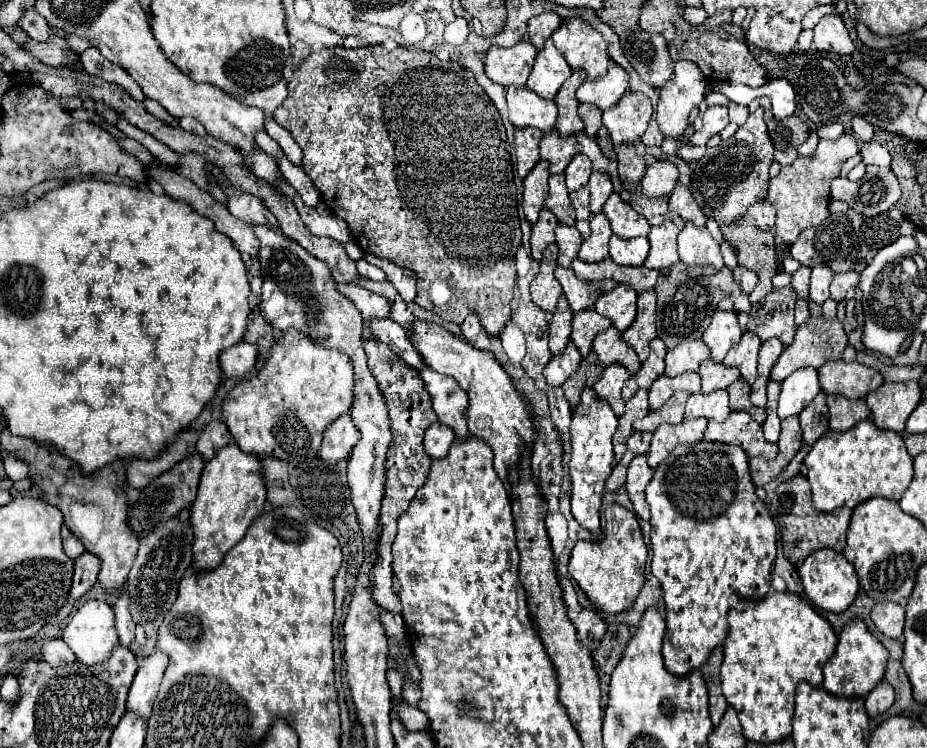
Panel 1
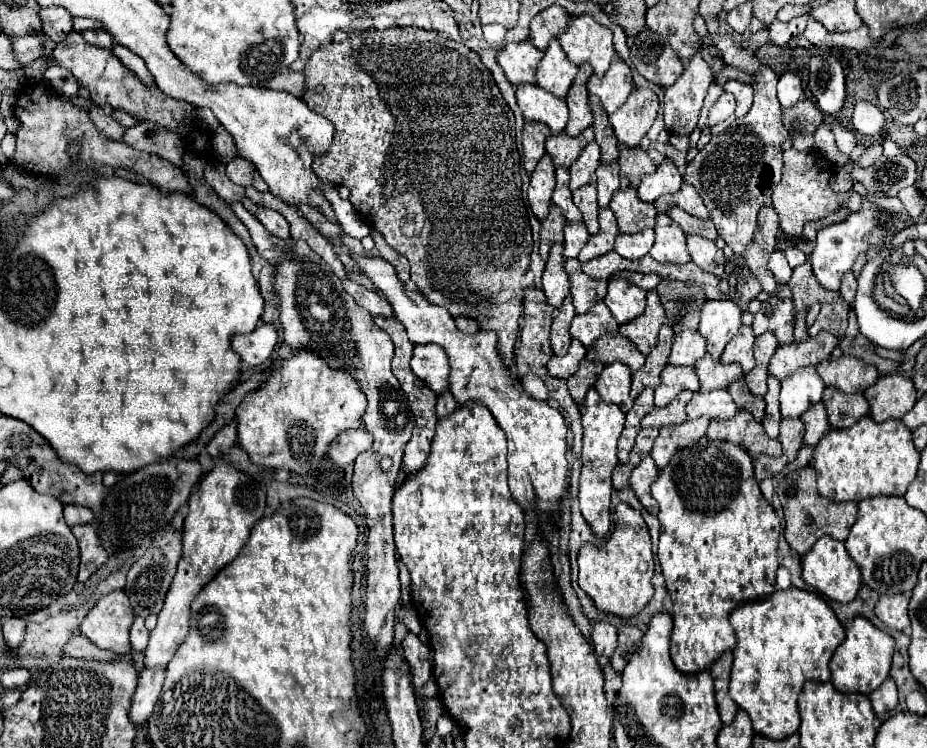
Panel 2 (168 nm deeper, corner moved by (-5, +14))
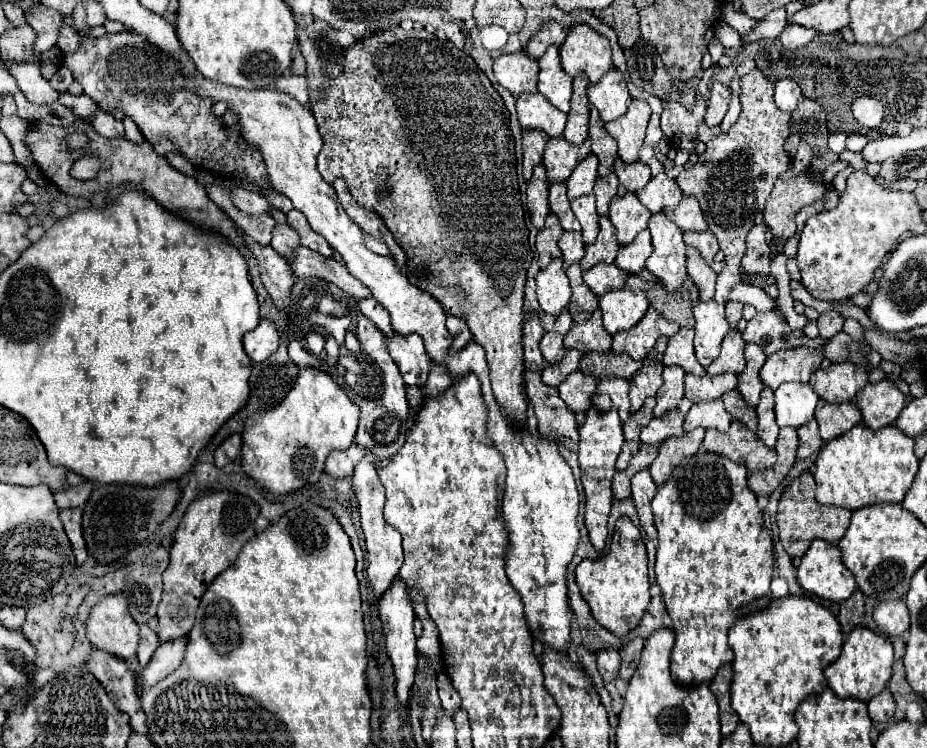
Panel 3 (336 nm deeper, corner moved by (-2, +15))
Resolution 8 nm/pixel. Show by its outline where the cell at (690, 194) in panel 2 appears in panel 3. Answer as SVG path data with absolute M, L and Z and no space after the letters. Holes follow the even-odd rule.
M683 196L679 208L665 212L669 216L671 222L675 222L683 232L695 230L695 232L703 232L707 230L707 222L703 218L703 212L699 208L699 202L693 196Z

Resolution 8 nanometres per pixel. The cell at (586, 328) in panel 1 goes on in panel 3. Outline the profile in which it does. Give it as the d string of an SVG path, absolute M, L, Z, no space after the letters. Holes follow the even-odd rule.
M597 308L593 316L583 322L575 324L571 332L565 336L563 346L567 350L579 350L579 352L607 352L611 350L611 334L603 328L601 322L601 310Z

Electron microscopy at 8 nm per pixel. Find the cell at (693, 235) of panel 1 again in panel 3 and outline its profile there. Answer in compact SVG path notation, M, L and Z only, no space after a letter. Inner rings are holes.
M691 246L687 248L687 274L695 282L695 286L699 290L699 298L703 302L711 300L715 294L717 274L711 270L709 264L705 264L705 260L699 256L699 252L695 252L695 248L691 248Z

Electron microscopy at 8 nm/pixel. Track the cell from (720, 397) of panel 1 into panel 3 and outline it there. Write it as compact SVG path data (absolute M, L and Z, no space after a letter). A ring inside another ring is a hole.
M711 400L711 402L695 402L685 416L685 432L691 432L695 428L713 428L719 432L727 432L731 424L731 418L727 416L723 402L721 400Z

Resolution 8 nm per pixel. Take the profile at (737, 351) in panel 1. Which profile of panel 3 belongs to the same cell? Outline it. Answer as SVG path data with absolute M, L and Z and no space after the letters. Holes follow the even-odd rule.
M729 330L729 334L723 338L721 354L707 368L707 376L717 376L717 374L725 374L725 372L741 374L743 368L745 368L743 348L745 348L745 342L741 338L741 332L739 330Z

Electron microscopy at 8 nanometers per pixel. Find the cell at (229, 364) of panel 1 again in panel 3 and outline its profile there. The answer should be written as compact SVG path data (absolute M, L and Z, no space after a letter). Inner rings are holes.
M261 320L255 330L245 334L243 346L255 364L267 360L279 348L279 332L275 324L271 320Z

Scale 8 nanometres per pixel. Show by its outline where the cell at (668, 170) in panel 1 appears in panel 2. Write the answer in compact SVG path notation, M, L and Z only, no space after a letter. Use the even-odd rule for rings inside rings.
M664 159L654 173L642 177L642 183L638 187L638 197L642 201L654 203L660 195L664 193L676 193L682 187L682 175L678 173L678 167L670 161Z

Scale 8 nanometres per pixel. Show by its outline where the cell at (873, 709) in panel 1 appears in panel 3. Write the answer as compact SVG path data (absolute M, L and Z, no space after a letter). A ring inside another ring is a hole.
M883 690L879 696L869 700L867 706L869 706L871 720L877 722L877 724L885 724L885 722L889 722L893 718L895 700L891 700L891 692L887 692L887 690Z

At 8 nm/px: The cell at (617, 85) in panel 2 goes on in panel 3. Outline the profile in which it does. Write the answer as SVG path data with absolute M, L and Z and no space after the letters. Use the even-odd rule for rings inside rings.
M611 68L611 72L607 72L599 80L599 84L587 88L587 98L599 110L599 118L603 122L621 118L623 112L627 112L627 106L631 102L623 74L615 68Z

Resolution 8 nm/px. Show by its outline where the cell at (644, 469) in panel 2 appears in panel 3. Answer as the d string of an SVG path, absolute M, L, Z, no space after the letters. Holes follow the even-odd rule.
M643 470L643 472L637 472L633 478L631 478L631 500L637 508L637 514L639 514L639 522L641 522L641 528L645 530L645 534L655 540L657 538L657 530L653 526L653 516L651 516L651 500L657 492L657 486L653 484L651 480L651 474L649 470Z

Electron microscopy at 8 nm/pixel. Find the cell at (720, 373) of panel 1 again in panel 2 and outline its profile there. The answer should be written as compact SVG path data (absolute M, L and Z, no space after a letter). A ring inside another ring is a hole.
M708 353L702 359L698 359L694 363L694 367L696 367L698 379L700 379L700 391L702 393L712 391L712 389L720 389L720 387L728 387L730 381L744 377L742 367L738 363L724 365L720 361L714 361Z

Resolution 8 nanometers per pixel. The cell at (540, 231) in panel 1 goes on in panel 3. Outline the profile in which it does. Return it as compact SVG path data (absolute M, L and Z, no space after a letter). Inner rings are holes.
M549 214L545 220L545 228L539 230L537 242L535 242L537 252L539 252L539 268L541 270L547 268L551 260L561 258L561 250L557 246L557 240L561 234L563 234L563 228L561 228L559 220L553 214Z

